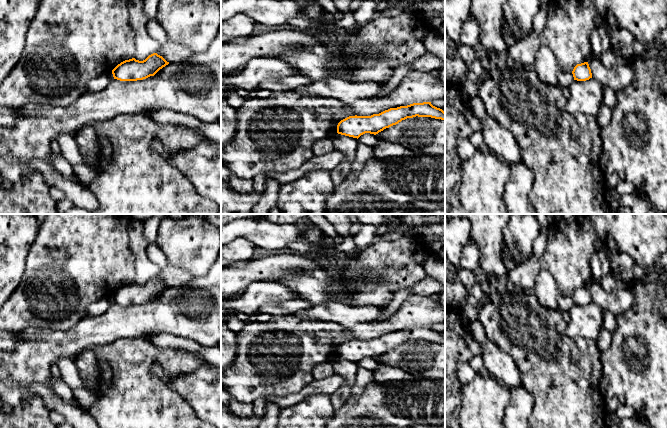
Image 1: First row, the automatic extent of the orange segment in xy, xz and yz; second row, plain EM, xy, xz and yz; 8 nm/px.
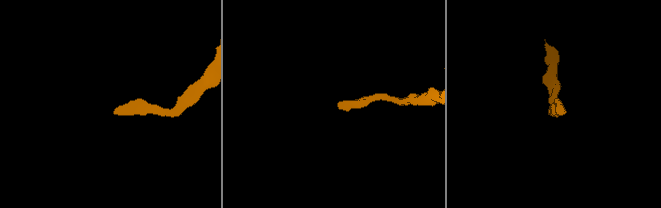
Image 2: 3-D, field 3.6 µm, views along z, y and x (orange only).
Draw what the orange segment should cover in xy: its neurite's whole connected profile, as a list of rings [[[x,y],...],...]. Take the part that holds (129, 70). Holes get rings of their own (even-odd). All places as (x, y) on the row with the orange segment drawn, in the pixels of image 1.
[[[153,53],[143,61],[132,58],[121,62],[112,70],[112,74],[114,79],[120,81],[143,80],[154,76],[160,69],[168,64],[169,62],[162,56]]]

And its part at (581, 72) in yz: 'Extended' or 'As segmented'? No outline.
As segmented

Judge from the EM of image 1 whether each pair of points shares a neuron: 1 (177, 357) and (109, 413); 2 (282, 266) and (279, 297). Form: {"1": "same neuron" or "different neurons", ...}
{"1": "same neuron", "2": "different neurons"}

